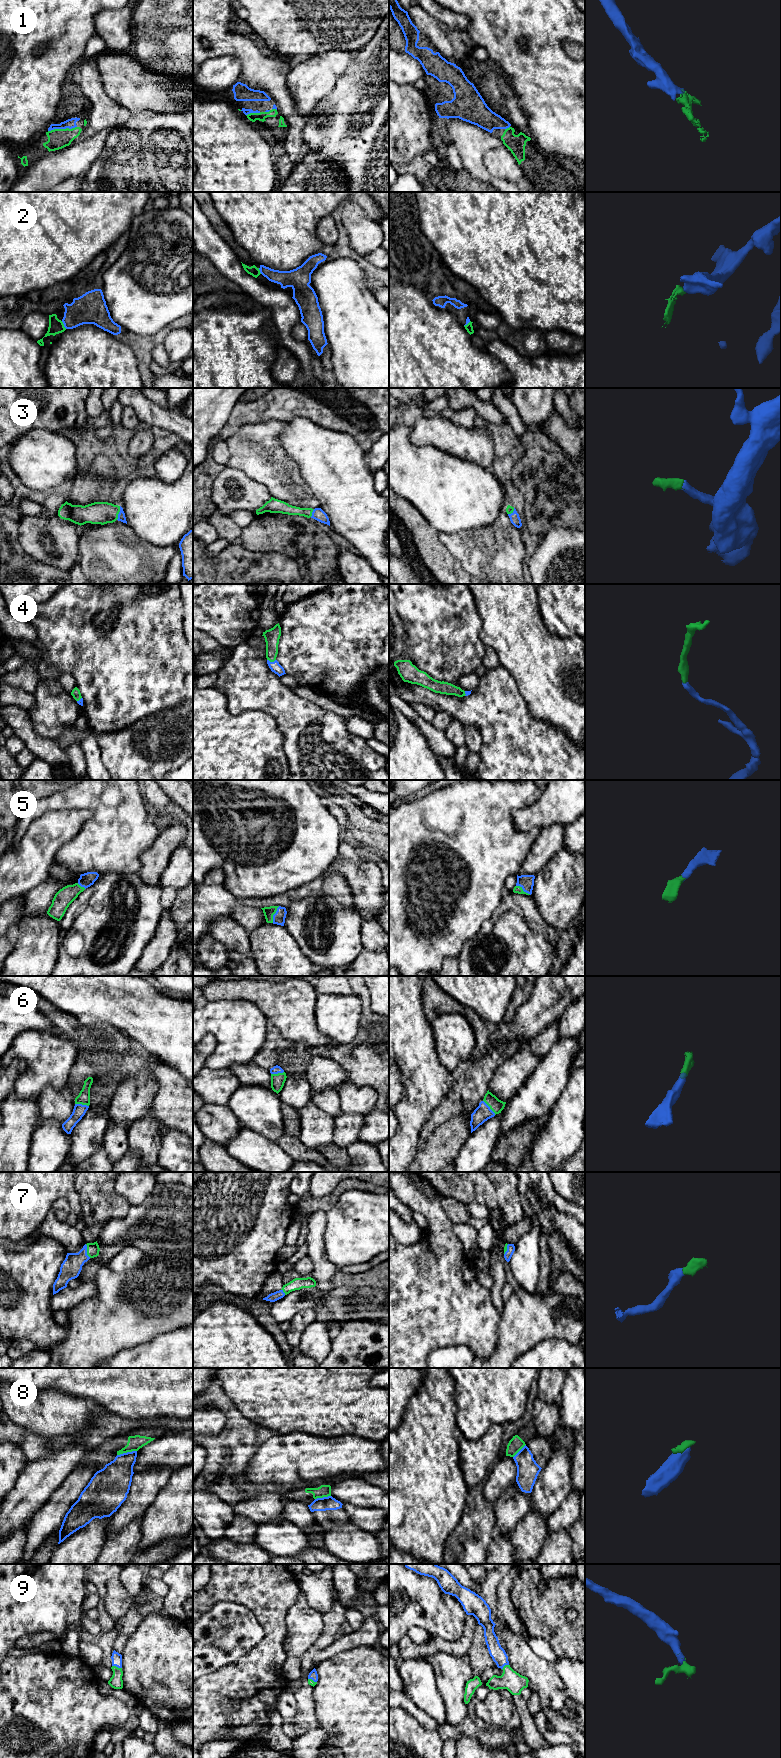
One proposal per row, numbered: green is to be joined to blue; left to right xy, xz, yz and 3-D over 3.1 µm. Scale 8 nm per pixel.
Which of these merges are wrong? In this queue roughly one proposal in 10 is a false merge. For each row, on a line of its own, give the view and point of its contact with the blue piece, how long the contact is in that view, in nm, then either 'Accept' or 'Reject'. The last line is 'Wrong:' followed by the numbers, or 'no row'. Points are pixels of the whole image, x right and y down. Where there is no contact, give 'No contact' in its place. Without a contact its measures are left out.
1: Touches blue at xy (62, 128). Shared border 240 nm. Accept
2: Touches blue at xy (64, 325). Shared border 80 nm. Accept
3: Touches blue at xy (119, 513). Shared border 120 nm. Accept
4: Touches blue at xz (271, 662). Shared border 70 nm. Accept
5: Touches blue at xz (274, 914). Shared border 150 nm. Accept
6: Touches blue at yz (489, 1107). Shared border 160 nm. Accept
7: Touches blue at xy (86, 1251). Shared border 120 nm. Accept
8: Touches blue at xy (127, 1452). Shared border 170 nm. Reject
9: Touches blue at xy (117, 1666). Shared border 80 nm. Accept
Wrong: 8

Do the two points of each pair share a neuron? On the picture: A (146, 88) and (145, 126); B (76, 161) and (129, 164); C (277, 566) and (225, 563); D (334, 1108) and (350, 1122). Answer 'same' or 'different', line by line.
A: different
B: different
C: same
D: different

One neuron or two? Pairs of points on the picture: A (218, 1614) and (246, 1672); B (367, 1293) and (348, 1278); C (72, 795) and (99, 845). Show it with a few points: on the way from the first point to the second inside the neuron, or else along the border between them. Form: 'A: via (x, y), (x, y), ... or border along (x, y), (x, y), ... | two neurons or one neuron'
A: border along (257, 1643), (237, 1660), (218, 1669) | two neurons
B: border along (378, 1286), (347, 1287) | two neurons
C: via (87, 799), (99, 811), (99, 830) | one neuron

